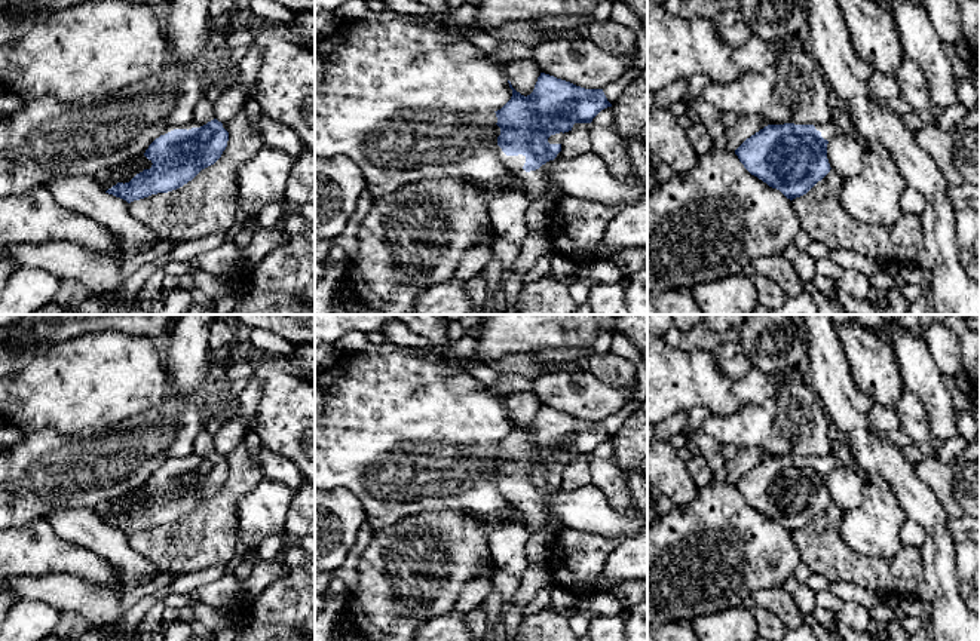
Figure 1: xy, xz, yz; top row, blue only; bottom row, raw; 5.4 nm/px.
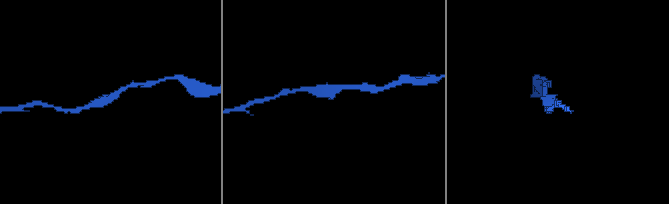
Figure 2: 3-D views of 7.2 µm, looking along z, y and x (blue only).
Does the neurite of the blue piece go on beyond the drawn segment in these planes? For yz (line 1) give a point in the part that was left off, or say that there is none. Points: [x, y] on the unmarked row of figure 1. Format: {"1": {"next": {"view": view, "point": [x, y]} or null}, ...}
{"1": {"next": null}}

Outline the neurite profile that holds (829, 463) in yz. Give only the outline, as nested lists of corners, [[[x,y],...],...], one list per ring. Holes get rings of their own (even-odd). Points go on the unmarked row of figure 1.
[[[845,454],[837,456],[812,456],[817,463],[821,464],[821,469],[827,473],[834,470],[836,467],[840,467],[849,461],[849,458]]]

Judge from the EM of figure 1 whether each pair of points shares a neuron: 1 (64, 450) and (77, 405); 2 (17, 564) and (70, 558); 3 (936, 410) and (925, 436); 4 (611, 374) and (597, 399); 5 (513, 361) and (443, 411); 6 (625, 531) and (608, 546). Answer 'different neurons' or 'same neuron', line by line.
1: different neurons
2: same neuron
3: different neurons
4: different neurons
5: different neurons
6: different neurons

